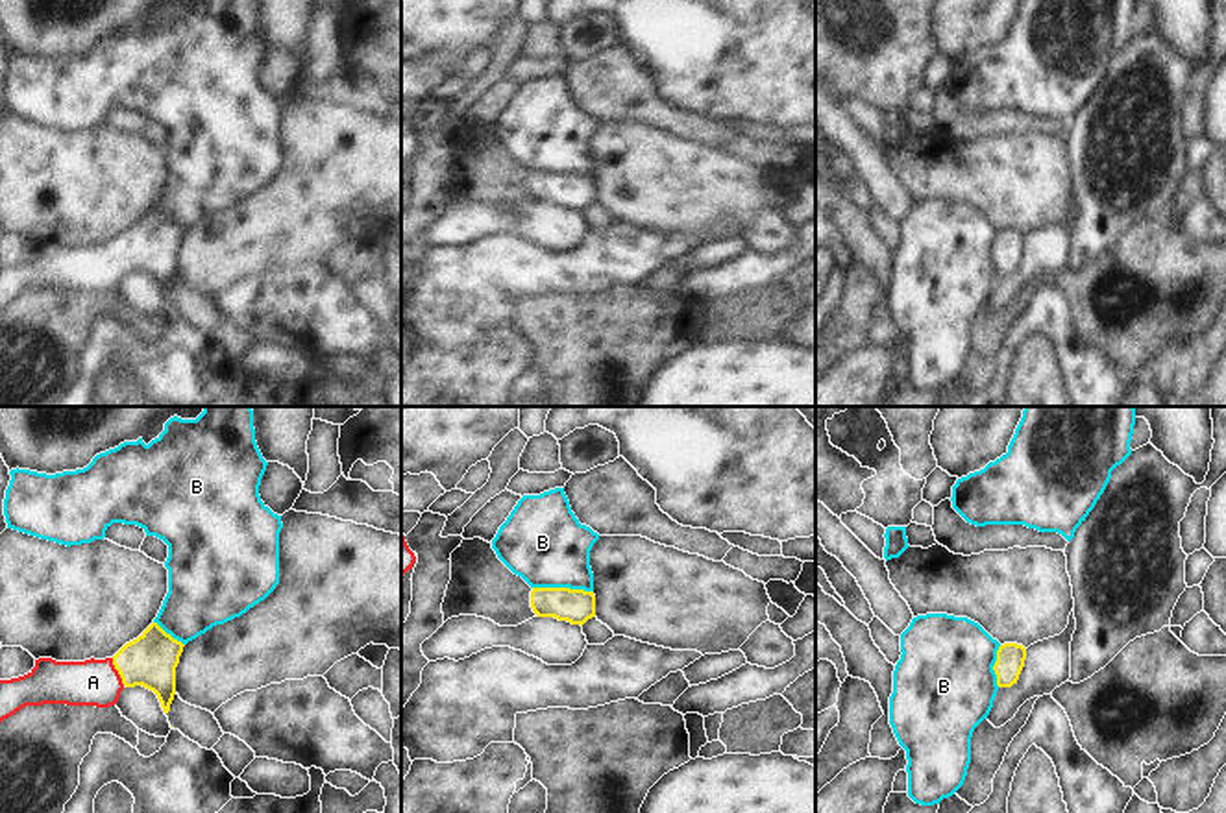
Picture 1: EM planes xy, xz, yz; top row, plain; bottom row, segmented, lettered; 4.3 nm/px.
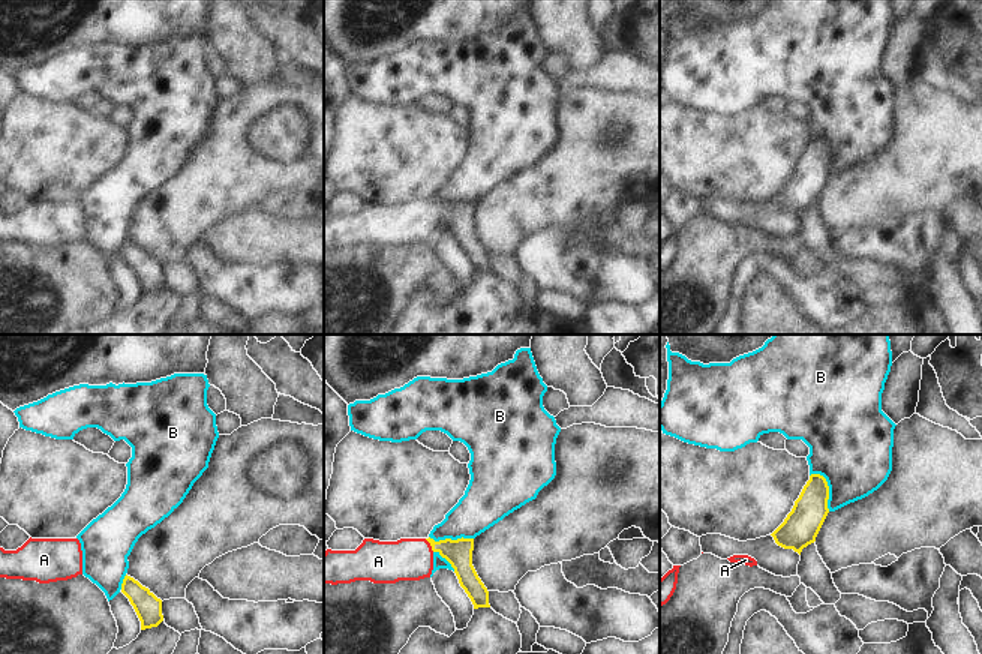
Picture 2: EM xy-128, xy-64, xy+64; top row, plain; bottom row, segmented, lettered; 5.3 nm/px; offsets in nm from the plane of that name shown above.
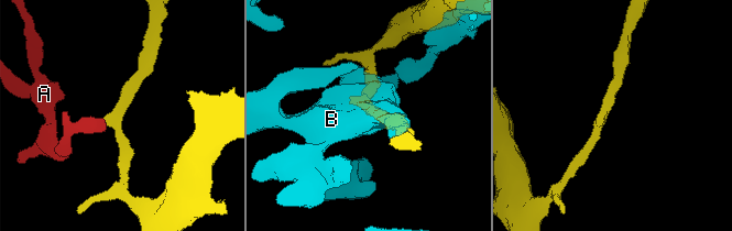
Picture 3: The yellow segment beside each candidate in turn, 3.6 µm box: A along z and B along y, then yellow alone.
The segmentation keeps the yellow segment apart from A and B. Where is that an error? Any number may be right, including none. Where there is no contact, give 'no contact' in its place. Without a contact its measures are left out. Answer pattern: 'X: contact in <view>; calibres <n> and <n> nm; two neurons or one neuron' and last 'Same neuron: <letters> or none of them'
A: contact in xy; calibres 240 and 200 nm; one neuron
B: contact in xz; calibres 150 and 360 nm; two neurons
Same neuron: A

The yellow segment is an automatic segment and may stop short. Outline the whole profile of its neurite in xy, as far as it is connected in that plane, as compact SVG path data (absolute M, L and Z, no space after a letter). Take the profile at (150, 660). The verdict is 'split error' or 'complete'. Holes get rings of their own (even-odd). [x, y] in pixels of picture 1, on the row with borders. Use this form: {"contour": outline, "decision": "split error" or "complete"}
{"contour": "M152 623L137 639L126 643L113 658L85 661L55 661L52 658L35 660L35 667L18 678L0 680L0 722L26 706L67 704L109 708L120 698L124 687L142 686L153 691L165 713L176 695L176 667L183 652L183 643Z", "decision": "split error"}

